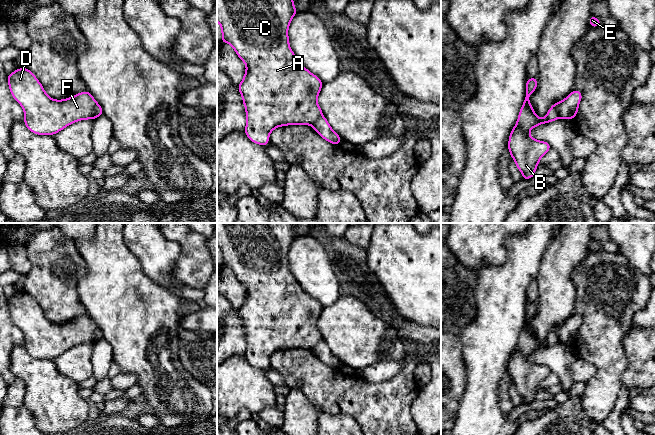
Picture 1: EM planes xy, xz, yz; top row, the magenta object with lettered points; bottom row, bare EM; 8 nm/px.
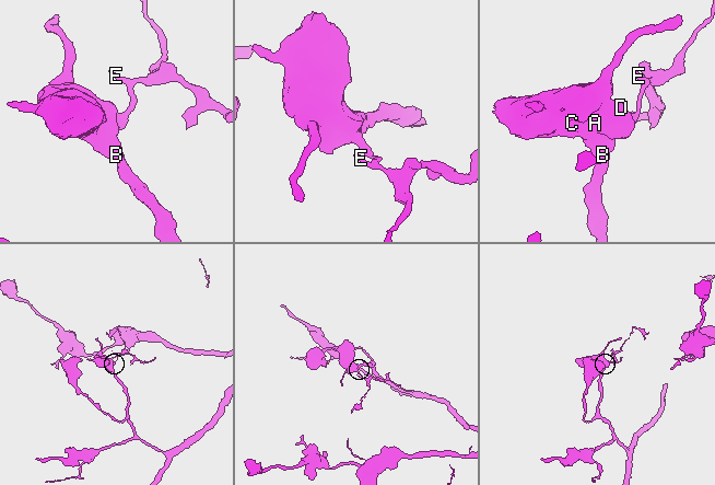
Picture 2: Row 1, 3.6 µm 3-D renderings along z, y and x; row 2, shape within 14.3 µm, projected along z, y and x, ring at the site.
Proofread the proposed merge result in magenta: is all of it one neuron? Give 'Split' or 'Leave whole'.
Split

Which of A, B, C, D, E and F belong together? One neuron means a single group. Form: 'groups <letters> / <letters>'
groups A B C D F / E

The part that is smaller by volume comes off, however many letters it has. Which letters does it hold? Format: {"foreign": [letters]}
{"foreign": ["E"]}

